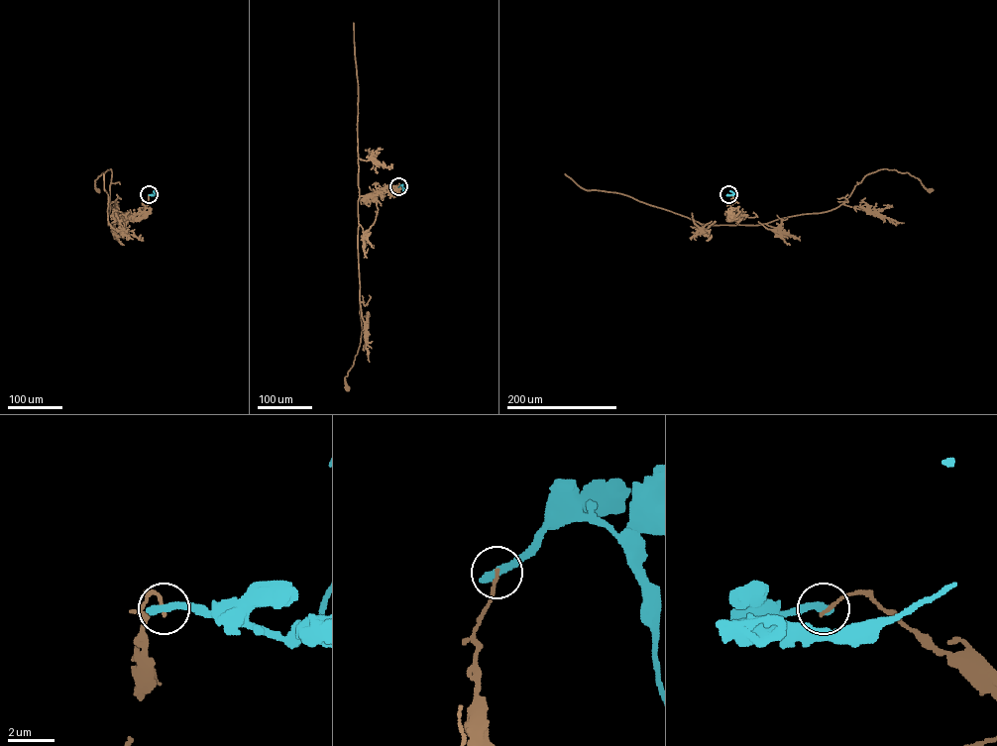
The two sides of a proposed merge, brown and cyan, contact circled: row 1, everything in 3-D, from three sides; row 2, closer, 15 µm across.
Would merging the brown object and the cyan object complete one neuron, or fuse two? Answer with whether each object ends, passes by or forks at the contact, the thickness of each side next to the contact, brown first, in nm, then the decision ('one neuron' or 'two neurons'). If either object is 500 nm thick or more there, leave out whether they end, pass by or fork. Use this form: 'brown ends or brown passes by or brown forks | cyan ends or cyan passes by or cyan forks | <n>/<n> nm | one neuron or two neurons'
brown ends | cyan ends | 160/380 nm | two neurons

